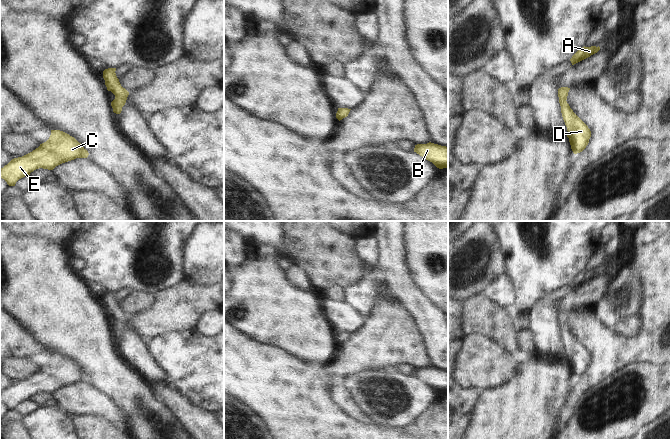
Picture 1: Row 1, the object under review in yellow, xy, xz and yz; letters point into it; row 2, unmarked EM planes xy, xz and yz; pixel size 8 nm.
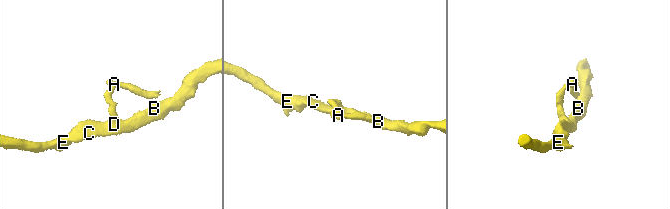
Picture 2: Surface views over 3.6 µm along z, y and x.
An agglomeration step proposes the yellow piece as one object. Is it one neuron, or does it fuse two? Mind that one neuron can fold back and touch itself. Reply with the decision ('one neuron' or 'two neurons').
one neuron

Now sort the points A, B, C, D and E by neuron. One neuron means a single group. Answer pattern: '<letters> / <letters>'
A B C D E

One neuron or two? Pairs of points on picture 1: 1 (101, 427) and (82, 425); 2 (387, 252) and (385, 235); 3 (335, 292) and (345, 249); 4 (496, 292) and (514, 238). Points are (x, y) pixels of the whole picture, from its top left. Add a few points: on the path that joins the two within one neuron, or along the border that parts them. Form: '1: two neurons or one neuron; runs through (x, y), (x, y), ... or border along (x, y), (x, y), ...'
1: one neuron; runs through (96, 427), (87, 427)
2: one neuron; runs through (387, 248), (387, 239)
3: two neurons; border along (344, 288), (327, 287), (323, 290)
4: two neurons; border along (504, 273), (510, 279), (515, 294)

